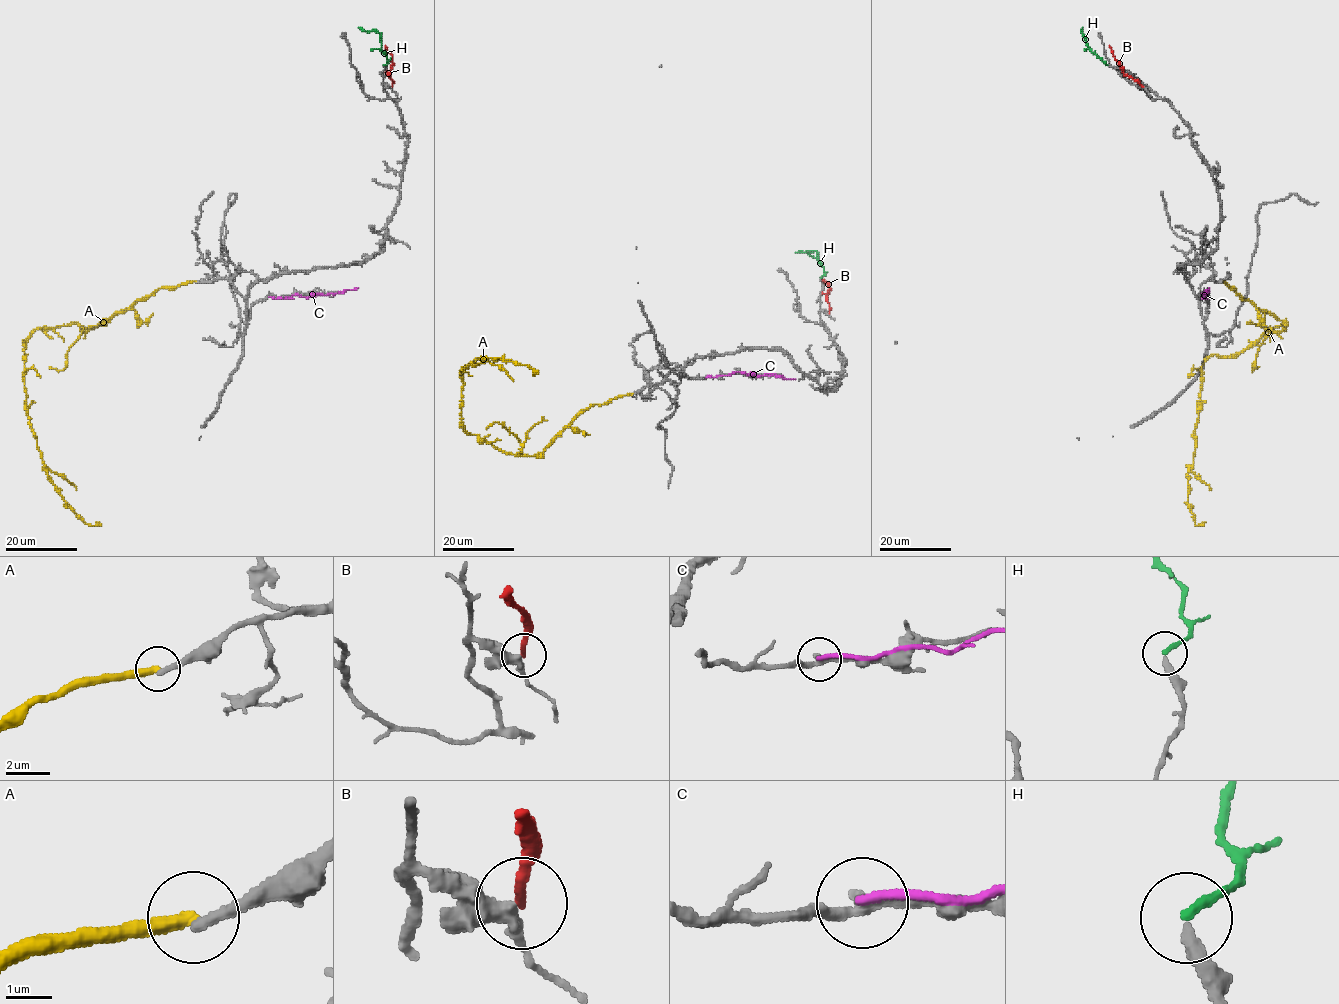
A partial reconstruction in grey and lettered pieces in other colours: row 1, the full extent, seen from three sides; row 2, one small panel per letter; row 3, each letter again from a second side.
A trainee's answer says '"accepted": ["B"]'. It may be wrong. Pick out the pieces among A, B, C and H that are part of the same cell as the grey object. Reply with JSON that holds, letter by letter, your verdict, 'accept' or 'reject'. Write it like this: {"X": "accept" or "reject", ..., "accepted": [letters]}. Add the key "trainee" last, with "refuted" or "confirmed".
{"A": "reject", "B": "reject", "C": "reject", "H": "accept", "accepted": ["H"], "trainee": "refuted"}

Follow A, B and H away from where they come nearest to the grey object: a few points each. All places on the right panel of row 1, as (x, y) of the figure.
A: (1224, 280), (1286, 328), (1265, 329), (1239, 353), (1211, 354), (1201, 367), (1187, 504), (1196, 525), (1203, 523)
B: (1142, 86), (1125, 73), (1109, 45)
H: (1108, 65), (1086, 43), (1082, 27)

